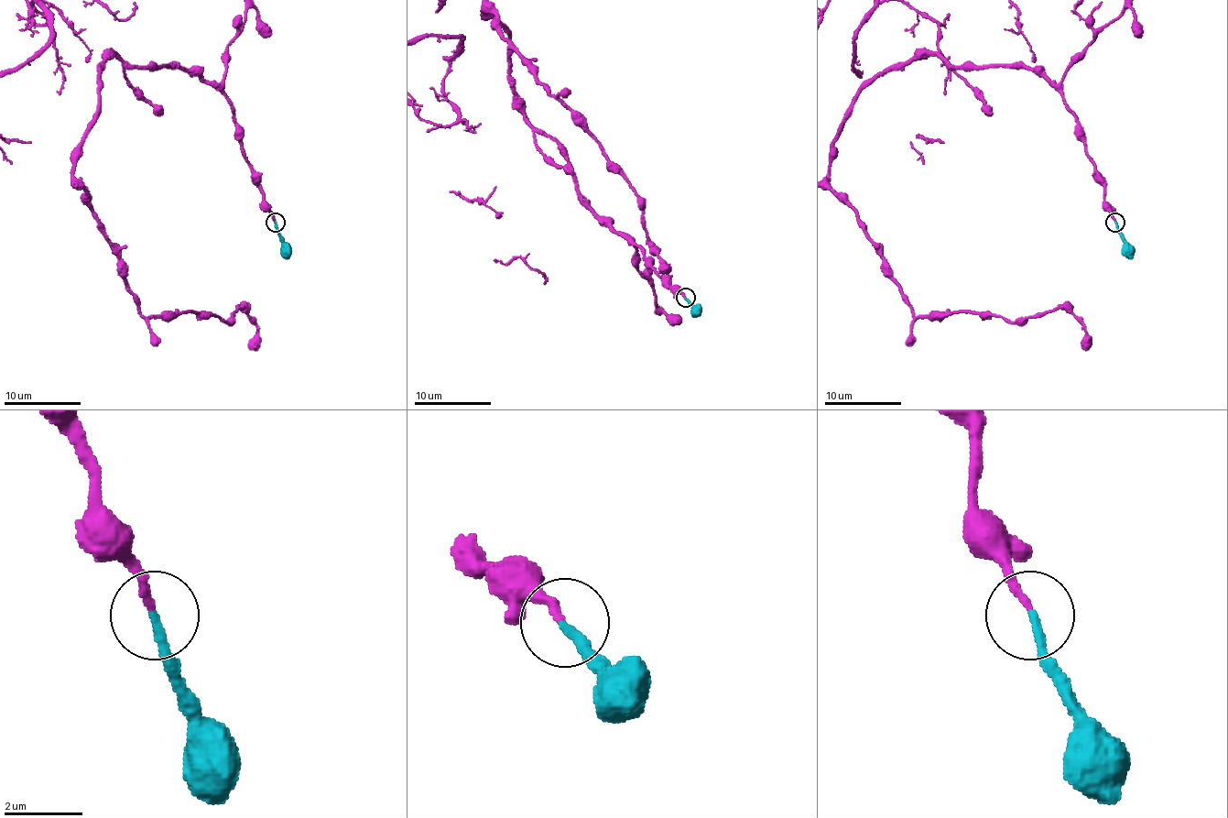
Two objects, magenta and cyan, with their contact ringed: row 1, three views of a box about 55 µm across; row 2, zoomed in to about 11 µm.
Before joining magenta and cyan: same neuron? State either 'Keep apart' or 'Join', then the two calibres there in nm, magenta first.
Join. Thickness 180 nm (magenta) against 220 nm

